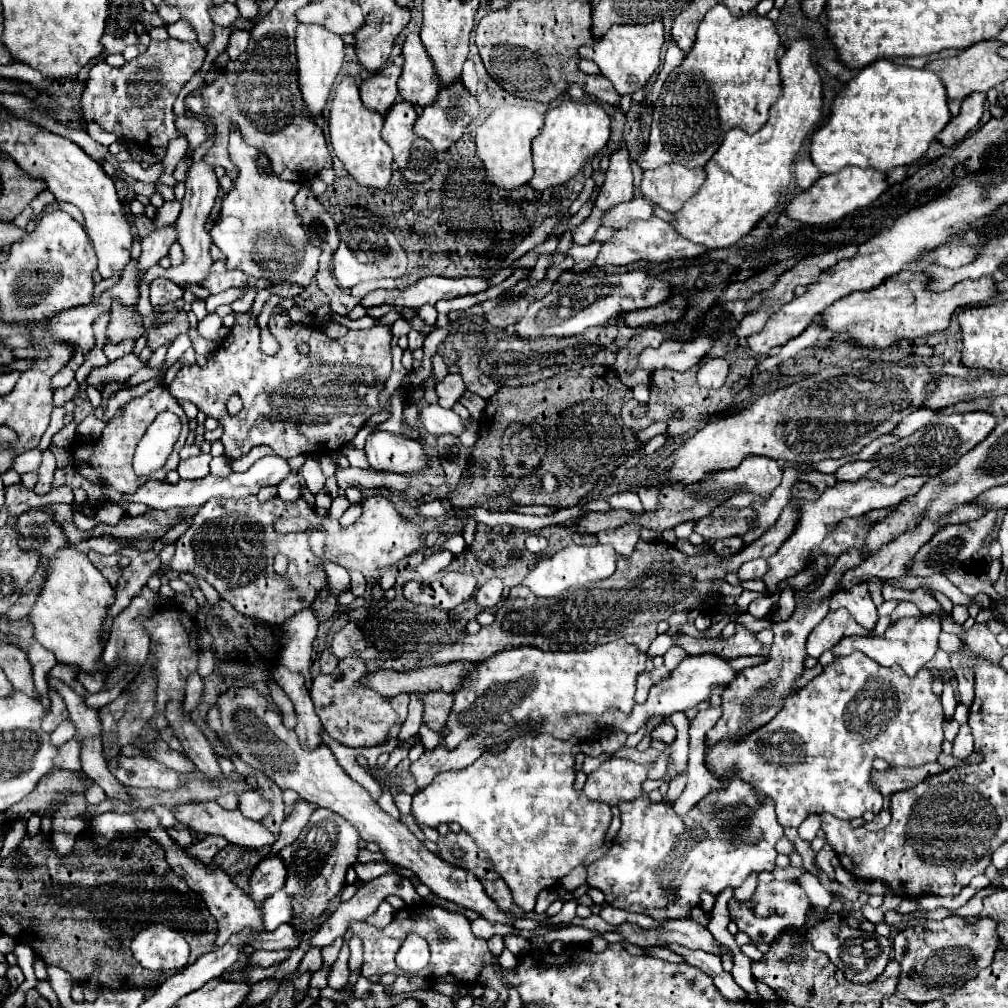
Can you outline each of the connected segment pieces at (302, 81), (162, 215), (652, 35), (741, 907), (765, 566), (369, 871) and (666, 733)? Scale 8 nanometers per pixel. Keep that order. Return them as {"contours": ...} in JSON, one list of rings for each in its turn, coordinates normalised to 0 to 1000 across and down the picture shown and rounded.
{"contours":[[[[299,23],[295,27],[295,35],[293,35],[293,45],[295,45],[295,70],[297,70],[297,84],[301,90],[301,96],[305,98],[305,110],[309,110],[309,114],[316,114],[322,108],[322,102],[326,98],[328,86],[332,82],[332,76],[338,68],[340,63],[340,55],[342,55],[342,43],[338,39],[338,35],[322,29],[320,25],[307,25],[307,23]]],[[[178,197],[164,199],[164,203],[158,207],[154,223],[158,225],[158,221],[174,221],[176,215],[178,215],[178,211],[180,211],[180,199]]],[[[650,21],[644,25],[608,25],[602,35],[596,37],[596,41],[584,45],[584,47],[574,47],[574,57],[586,59],[594,64],[596,72],[610,84],[610,88],[620,94],[620,92],[630,92],[634,90],[644,76],[652,70],[654,66],[654,55],[658,47],[660,35],[658,35],[658,23]]],[[[770,873],[765,876],[753,874],[749,888],[739,896],[733,896],[729,892],[723,894],[725,914],[731,916],[733,924],[741,926],[751,936],[767,936],[779,924],[797,922],[799,914],[801,914],[803,900],[805,901],[804,893],[791,875]]],[[[747,555],[747,557],[737,559],[737,563],[731,566],[731,572],[735,576],[739,576],[739,574],[757,574],[761,566],[763,566],[763,559],[759,555]]],[[[352,854],[348,860],[352,862],[352,866],[354,866],[354,870],[356,870],[358,874],[372,872],[372,870],[380,868],[382,862],[384,862],[382,856],[356,856],[356,854]]],[[[658,717],[646,725],[648,735],[656,735],[660,739],[666,739],[670,735],[670,721],[666,717]]]]}

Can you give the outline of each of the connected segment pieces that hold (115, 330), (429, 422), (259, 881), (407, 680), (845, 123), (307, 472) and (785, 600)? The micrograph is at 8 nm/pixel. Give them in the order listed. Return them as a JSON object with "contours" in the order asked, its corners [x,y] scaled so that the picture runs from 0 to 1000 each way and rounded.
{"contours":[[[[114,305],[106,324],[106,340],[118,340],[124,336],[136,336],[142,330],[142,322],[132,314],[134,305]]],[[[424,402],[418,408],[420,422],[430,432],[449,432],[455,434],[459,430],[459,418],[447,406],[439,406],[438,402]]],[[[267,848],[255,858],[253,866],[249,868],[249,878],[245,886],[251,890],[253,896],[259,896],[261,892],[265,892],[265,888],[269,888],[269,884],[281,882],[283,872],[285,872],[285,860],[281,852],[277,848]]],[[[449,656],[441,660],[428,660],[410,666],[370,666],[362,670],[356,678],[368,682],[382,693],[390,693],[396,688],[428,688],[428,686],[451,686],[455,670],[467,662],[465,656]]],[[[872,59],[846,76],[828,96],[822,120],[805,136],[803,152],[818,174],[840,164],[882,170],[914,158],[941,118],[939,90],[932,74],[918,68],[888,66],[880,59]]],[[[305,453],[303,461],[299,463],[299,471],[301,471],[301,475],[303,475],[303,481],[305,481],[311,489],[314,489],[314,487],[322,481],[322,471],[320,471],[320,467],[318,467],[318,463],[316,463],[316,455],[314,455],[314,453]]],[[[779,582],[775,586],[775,594],[773,594],[765,614],[767,617],[779,616],[785,612],[787,606],[789,606],[789,586],[787,586],[787,582]]]]}

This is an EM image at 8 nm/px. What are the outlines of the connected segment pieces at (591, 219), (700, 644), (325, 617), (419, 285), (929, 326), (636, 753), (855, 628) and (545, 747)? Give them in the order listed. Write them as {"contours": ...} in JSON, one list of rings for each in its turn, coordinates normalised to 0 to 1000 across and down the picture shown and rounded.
{"contours":[[[[588,205],[588,211],[586,211],[586,213],[584,213],[584,215],[582,215],[582,217],[568,229],[568,241],[574,241],[574,243],[578,243],[578,241],[586,241],[590,229],[594,227],[594,219],[598,217],[600,211],[602,211],[602,209]]],[[[731,620],[729,630],[723,634],[689,634],[682,630],[670,630],[670,638],[676,640],[682,650],[697,650],[697,648],[711,648],[719,654],[729,654],[735,650],[751,650],[757,644],[757,638],[751,634],[749,628],[741,626],[737,620]]],[[[318,588],[318,590],[309,598],[309,604],[311,604],[311,608],[313,608],[313,612],[314,612],[316,618],[322,618],[322,616],[326,616],[326,614],[330,612],[330,608],[332,608],[332,604],[334,604],[332,594],[334,594],[332,590]]],[[[420,275],[408,285],[402,287],[374,287],[368,289],[358,297],[360,305],[374,305],[374,303],[390,303],[394,307],[400,305],[420,305],[420,303],[432,303],[438,297],[449,297],[455,293],[471,293],[481,287],[485,287],[483,275]]],[[[894,269],[864,289],[850,289],[828,299],[816,313],[813,313],[813,320],[830,336],[836,336],[844,342],[858,346],[878,346],[892,336],[910,336],[934,330],[941,324],[947,307],[977,301],[987,293],[987,279],[983,275],[953,279],[936,291],[920,289],[920,281],[922,277],[916,271]]],[[[618,741],[609,749],[610,752],[621,752],[630,757],[641,759],[650,756],[654,751],[655,746],[647,741],[641,744],[633,744],[632,742]]],[[[838,603],[822,606],[820,612],[805,626],[803,636],[801,636],[801,648],[805,652],[813,654],[816,650],[816,646],[832,640],[832,636],[836,632],[862,630],[862,628],[864,626],[860,626],[858,622],[854,622],[852,618],[847,616],[847,613],[839,608]]],[[[519,729],[519,733],[509,733],[501,745],[495,749],[479,747],[471,757],[459,765],[445,765],[434,769],[428,779],[410,789],[408,809],[416,820],[436,820],[436,816],[455,816],[461,826],[465,826],[471,838],[485,848],[491,864],[505,878],[509,892],[523,906],[529,904],[533,886],[549,880],[566,862],[578,856],[580,848],[594,842],[600,834],[602,820],[608,808],[606,801],[597,796],[584,795],[580,789],[568,785],[570,775],[570,751],[568,741],[572,733],[563,737],[547,729]]]]}

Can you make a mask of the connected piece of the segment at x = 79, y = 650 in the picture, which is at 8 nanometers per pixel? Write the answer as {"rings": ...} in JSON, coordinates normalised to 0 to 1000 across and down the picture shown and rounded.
{"rings":[[[31,503],[17,513],[15,527],[19,529],[19,543],[39,547],[39,563],[45,564],[43,582],[27,610],[33,618],[33,632],[45,644],[51,644],[59,658],[76,658],[80,666],[106,666],[100,656],[102,642],[98,638],[98,620],[106,600],[110,600],[114,592],[110,578],[86,551],[68,543],[64,525],[55,517],[53,505]]]}

